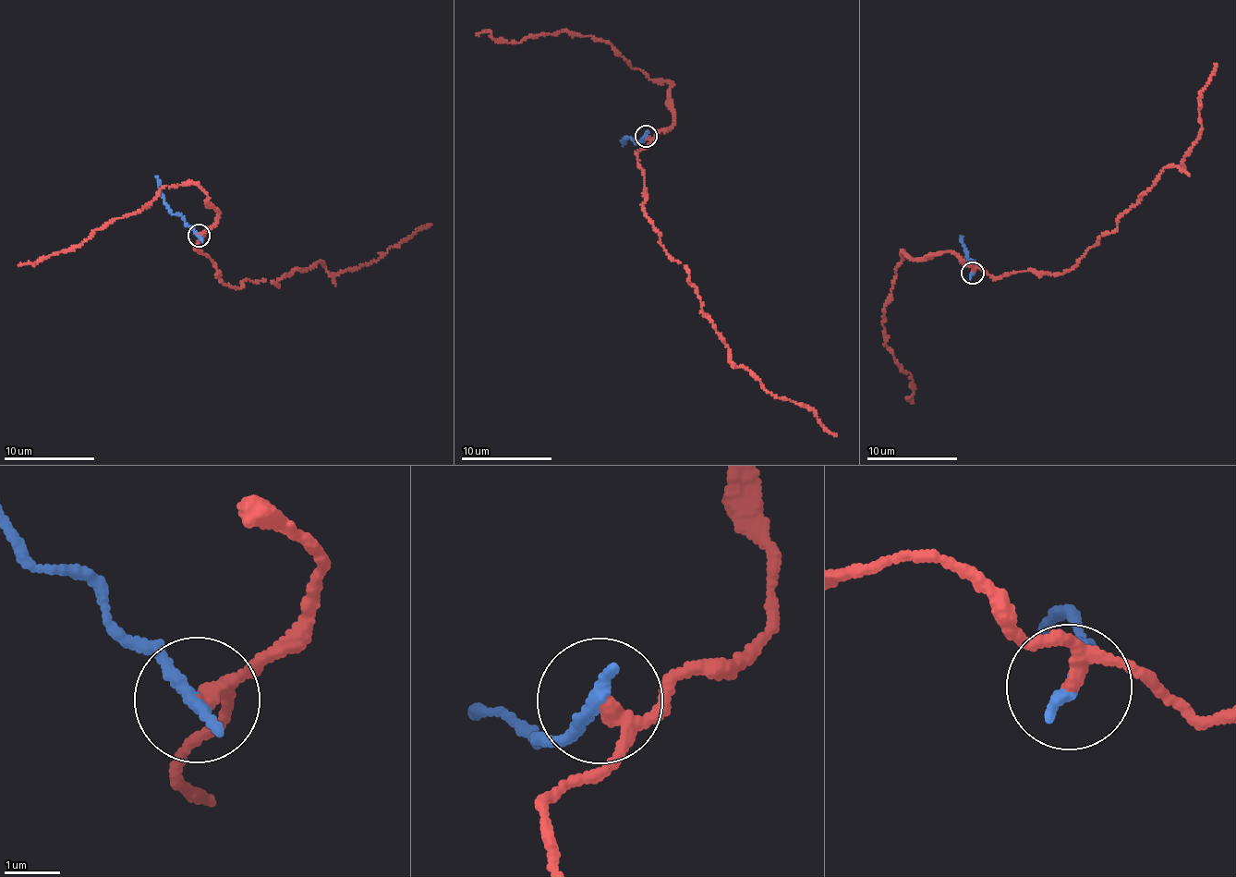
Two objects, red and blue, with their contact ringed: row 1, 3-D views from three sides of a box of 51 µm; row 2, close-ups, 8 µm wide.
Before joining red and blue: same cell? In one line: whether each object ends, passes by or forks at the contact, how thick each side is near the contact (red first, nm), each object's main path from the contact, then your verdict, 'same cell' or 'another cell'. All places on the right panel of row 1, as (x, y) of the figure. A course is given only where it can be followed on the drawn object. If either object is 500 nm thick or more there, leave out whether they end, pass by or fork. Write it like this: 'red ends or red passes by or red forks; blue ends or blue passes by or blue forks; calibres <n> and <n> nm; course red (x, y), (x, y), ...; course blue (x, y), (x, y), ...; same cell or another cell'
red passes by; blue ends; calibres 220 and 280 nm; course red (973, 273), (978, 268), (992, 277), (1073, 269), (1165, 167), (1183, 167), (1200, 130), (1198, 101), (1217, 63); course blue (973, 273), (975, 264), (968, 262), (963, 237); another cell

